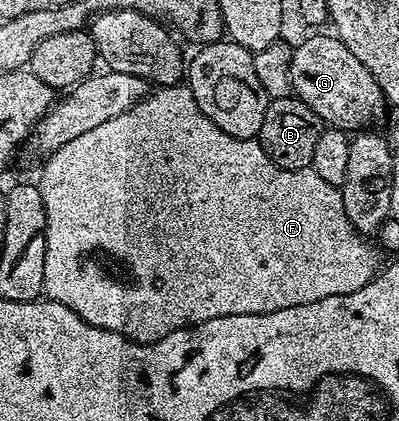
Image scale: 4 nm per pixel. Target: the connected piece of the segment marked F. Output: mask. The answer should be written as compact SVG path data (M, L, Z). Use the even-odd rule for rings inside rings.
M177 83L172 88L156 87L144 101L145 112L139 128L121 130L103 142L97 142L93 130L89 130L89 134L81 134L81 138L65 142L61 150L42 161L43 173L37 177L37 183L41 190L41 202L45 202L47 223L43 283L43 296L46 299L69 306L69 310L89 322L89 326L113 330L113 334L121 334L126 340L138 344L155 344L165 338L165 334L173 334L173 330L191 328L195 324L209 322L209 318L221 318L229 314L252 316L273 310L285 310L289 306L305 306L305 302L321 302L321 298L353 294L353 290L361 290L361 286L372 280L380 267L379 260L375 257L376 249L371 249L367 245L368 241L349 222L343 205L343 193L336 185L325 182L325 178L320 178L312 168L278 168L265 154L258 139L233 138L225 134L221 126L213 126L213 122L209 122L209 118L205 118L205 114L201 114L201 110L195 105L193 90L189 90L186 83ZM98 252L120 260L131 275L131 284L122 284L121 281L107 276L106 270L94 260Z

